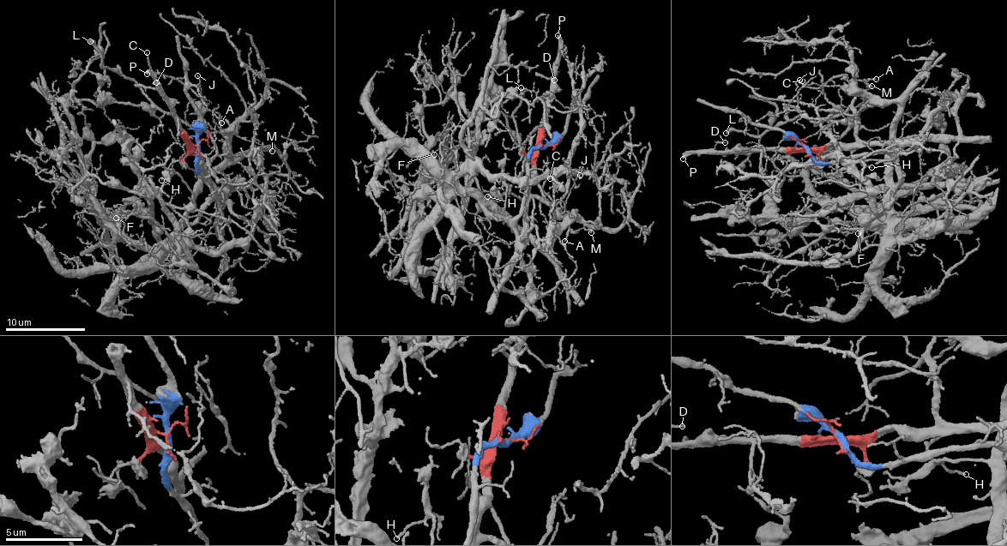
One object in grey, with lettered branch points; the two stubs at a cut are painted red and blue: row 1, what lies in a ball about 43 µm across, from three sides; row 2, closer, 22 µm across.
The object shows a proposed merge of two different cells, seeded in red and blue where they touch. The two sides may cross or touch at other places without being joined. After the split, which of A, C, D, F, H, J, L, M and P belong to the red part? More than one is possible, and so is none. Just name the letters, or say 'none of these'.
A, C, D, J, L, M, P

